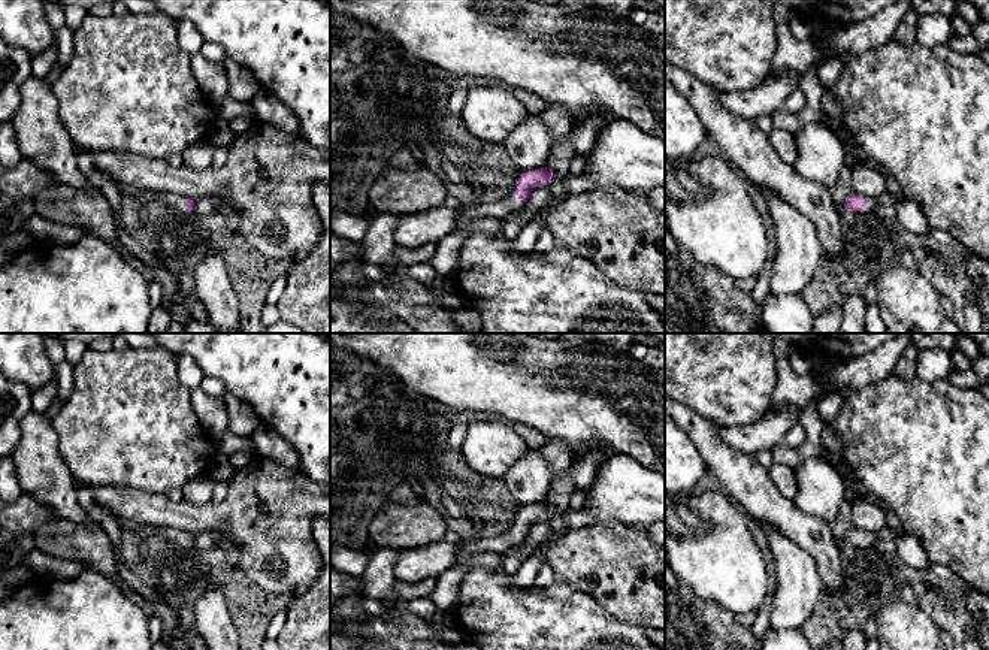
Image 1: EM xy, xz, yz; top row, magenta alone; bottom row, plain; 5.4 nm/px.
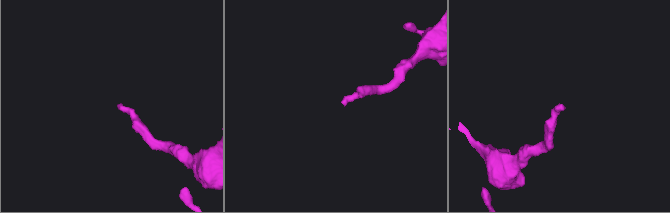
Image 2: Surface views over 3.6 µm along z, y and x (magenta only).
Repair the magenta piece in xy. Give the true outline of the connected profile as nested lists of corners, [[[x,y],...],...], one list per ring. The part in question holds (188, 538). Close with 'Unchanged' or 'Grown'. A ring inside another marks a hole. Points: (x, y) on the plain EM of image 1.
[[[114,513],[114,516],[115,516],[115,519],[118,521],[118,526],[121,529],[133,530],[133,532],[137,532],[137,533],[146,533],[146,535],[160,535],[160,536],[164,536],[164,538],[176,542],[179,547],[193,548],[193,545],[194,545],[194,535],[190,533],[190,532],[178,530],[178,529],[173,529],[173,527],[143,526],[143,524],[121,519],[115,513]]]. Grown

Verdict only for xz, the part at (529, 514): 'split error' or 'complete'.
split error

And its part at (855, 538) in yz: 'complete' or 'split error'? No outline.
split error

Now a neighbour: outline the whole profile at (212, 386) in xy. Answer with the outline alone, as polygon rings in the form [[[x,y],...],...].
[[[203,377],[200,383],[200,389],[203,389],[208,394],[215,396],[215,397],[224,397],[227,393],[227,389],[224,383],[217,378],[217,377]]]

